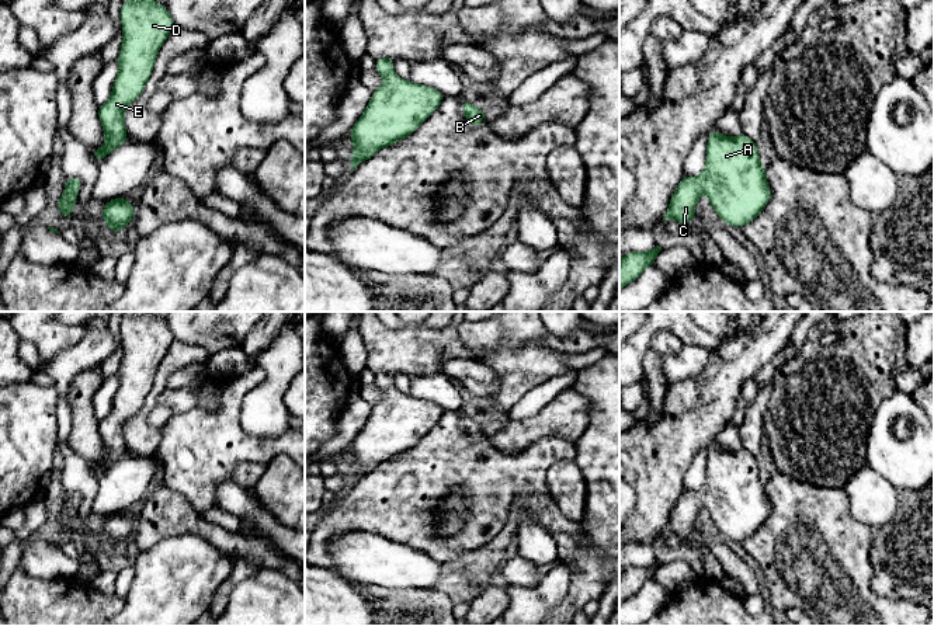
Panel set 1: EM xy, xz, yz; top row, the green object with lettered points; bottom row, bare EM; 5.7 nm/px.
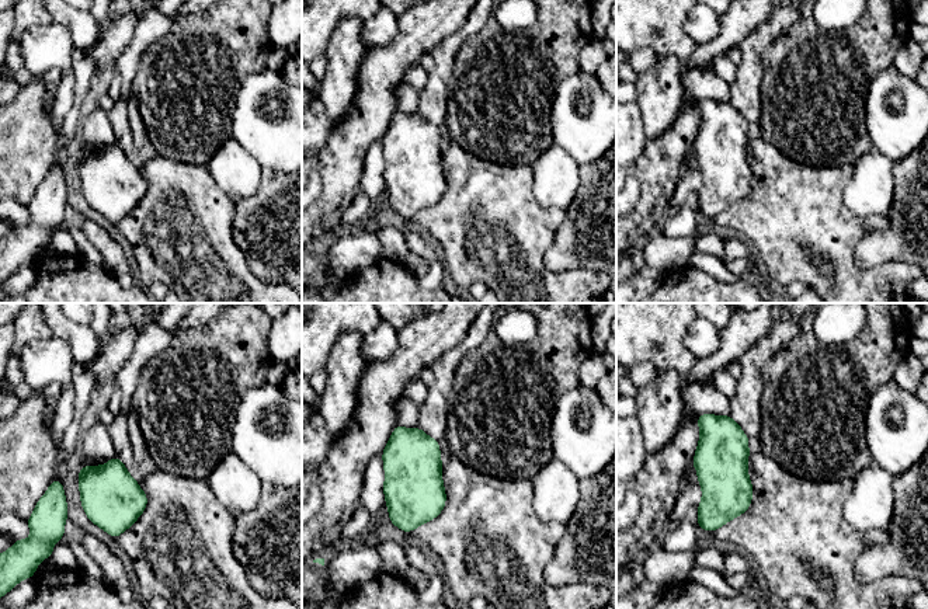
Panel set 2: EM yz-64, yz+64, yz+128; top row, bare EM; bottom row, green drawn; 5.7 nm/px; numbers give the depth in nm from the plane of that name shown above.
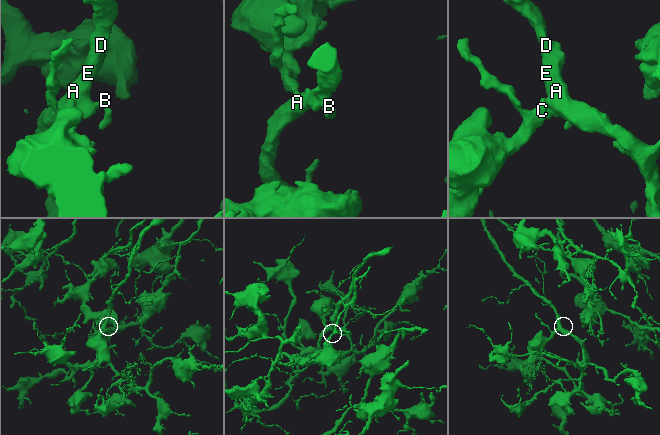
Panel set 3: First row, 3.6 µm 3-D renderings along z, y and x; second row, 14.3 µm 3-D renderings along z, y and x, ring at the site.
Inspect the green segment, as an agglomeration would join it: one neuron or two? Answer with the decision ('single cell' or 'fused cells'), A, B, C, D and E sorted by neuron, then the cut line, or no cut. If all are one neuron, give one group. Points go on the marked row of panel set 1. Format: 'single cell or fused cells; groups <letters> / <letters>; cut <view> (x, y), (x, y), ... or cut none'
single cell; groups A B C D E; cut none

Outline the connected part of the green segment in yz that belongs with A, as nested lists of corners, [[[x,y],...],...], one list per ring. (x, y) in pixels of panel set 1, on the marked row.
[[[718,129],[711,131],[704,171],[697,178],[683,175],[663,220],[688,225],[702,192],[728,226],[742,229],[756,219],[771,198],[757,146],[744,133],[728,138]]]

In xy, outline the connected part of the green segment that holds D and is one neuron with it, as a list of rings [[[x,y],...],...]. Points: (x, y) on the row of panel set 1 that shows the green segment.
[[[124,0],[121,6],[124,41],[117,59],[118,74],[112,95],[98,107],[98,116],[105,133],[105,143],[91,150],[100,163],[114,149],[126,143],[124,111],[140,97],[149,80],[156,56],[174,27],[171,14],[153,0]]]

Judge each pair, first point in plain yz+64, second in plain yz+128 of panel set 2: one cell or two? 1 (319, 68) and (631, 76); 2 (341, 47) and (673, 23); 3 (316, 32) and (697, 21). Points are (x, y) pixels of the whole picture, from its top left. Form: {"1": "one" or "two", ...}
{"1": "two", "2": "two", "3": "two"}

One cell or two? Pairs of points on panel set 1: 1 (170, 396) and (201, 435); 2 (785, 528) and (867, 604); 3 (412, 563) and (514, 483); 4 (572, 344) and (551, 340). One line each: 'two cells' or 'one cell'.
1: two cells
2: one cell
3: two cells
4: one cell

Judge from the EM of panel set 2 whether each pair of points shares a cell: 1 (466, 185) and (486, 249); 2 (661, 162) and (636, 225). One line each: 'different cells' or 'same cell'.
1: same cell
2: same cell

